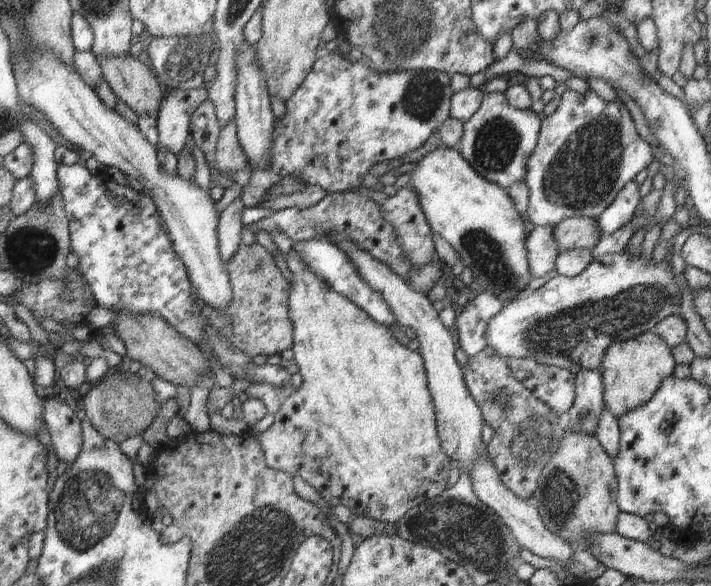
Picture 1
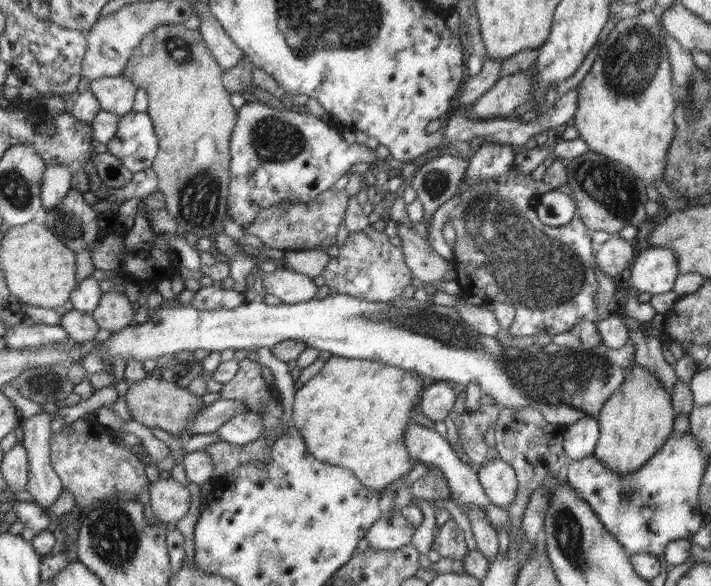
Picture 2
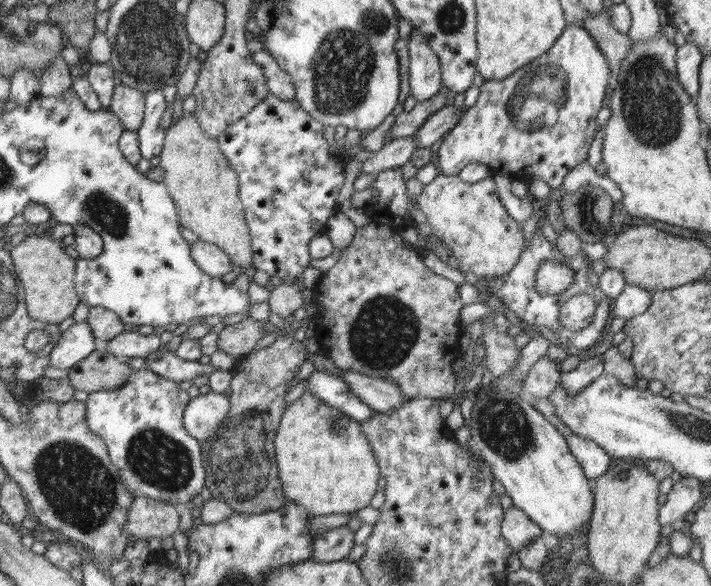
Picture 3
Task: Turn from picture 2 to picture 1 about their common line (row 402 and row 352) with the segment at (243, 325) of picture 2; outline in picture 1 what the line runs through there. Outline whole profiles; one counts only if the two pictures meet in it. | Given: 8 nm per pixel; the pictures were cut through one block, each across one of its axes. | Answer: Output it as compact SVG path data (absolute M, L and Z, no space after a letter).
M625 253L598 256L580 276L557 275L535 292L504 305L486 326L486 342L492 351L506 360L532 356L538 364L564 368L572 374L586 369L601 371L610 342L620 344L637 338L652 331L664 318L679 312L676 306L681 304L680 286L686 283L684 273L676 278L671 266L663 261L642 260Z

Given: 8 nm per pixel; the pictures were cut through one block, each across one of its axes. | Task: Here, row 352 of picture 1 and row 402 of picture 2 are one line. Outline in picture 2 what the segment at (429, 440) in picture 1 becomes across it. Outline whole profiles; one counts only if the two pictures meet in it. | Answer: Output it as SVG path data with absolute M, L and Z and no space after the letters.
M332 355L324 363L324 368L297 390L291 424L302 435L312 456L326 464L347 468L362 486L380 495L389 484L406 477L413 468L412 458L405 445L405 432L412 423L412 411L418 409L423 391L422 379L414 371L379 361Z

